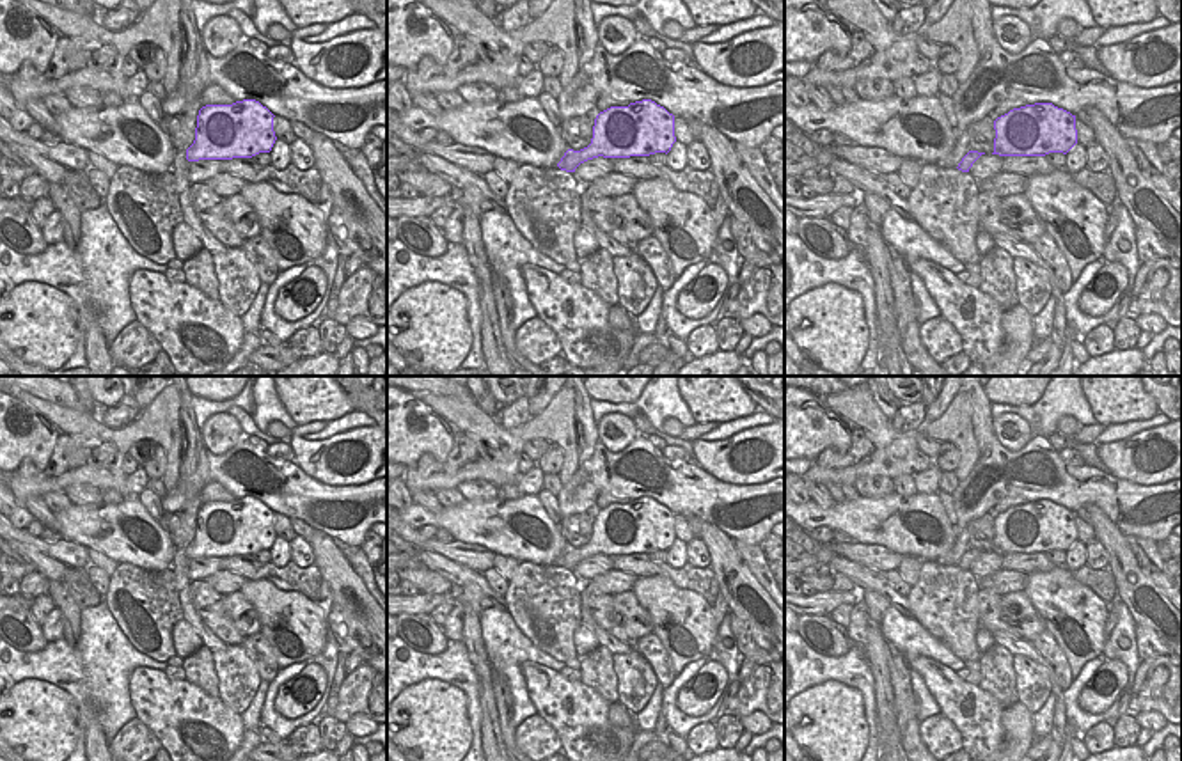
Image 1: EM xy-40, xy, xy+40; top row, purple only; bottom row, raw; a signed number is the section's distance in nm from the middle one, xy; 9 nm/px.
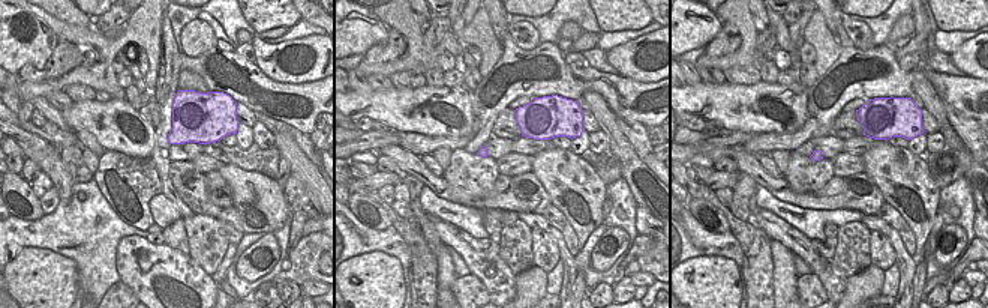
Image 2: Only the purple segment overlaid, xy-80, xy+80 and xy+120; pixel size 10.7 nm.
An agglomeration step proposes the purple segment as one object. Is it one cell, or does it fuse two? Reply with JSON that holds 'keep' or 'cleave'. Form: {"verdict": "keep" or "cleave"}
{"verdict": "keep"}

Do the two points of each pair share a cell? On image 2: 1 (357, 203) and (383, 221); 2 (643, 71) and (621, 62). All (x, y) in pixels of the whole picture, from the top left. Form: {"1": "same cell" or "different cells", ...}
{"1": "same cell", "2": "same cell"}

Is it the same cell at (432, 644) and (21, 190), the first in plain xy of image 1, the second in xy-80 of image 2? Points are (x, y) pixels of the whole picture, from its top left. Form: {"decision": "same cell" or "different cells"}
{"decision": "same cell"}

